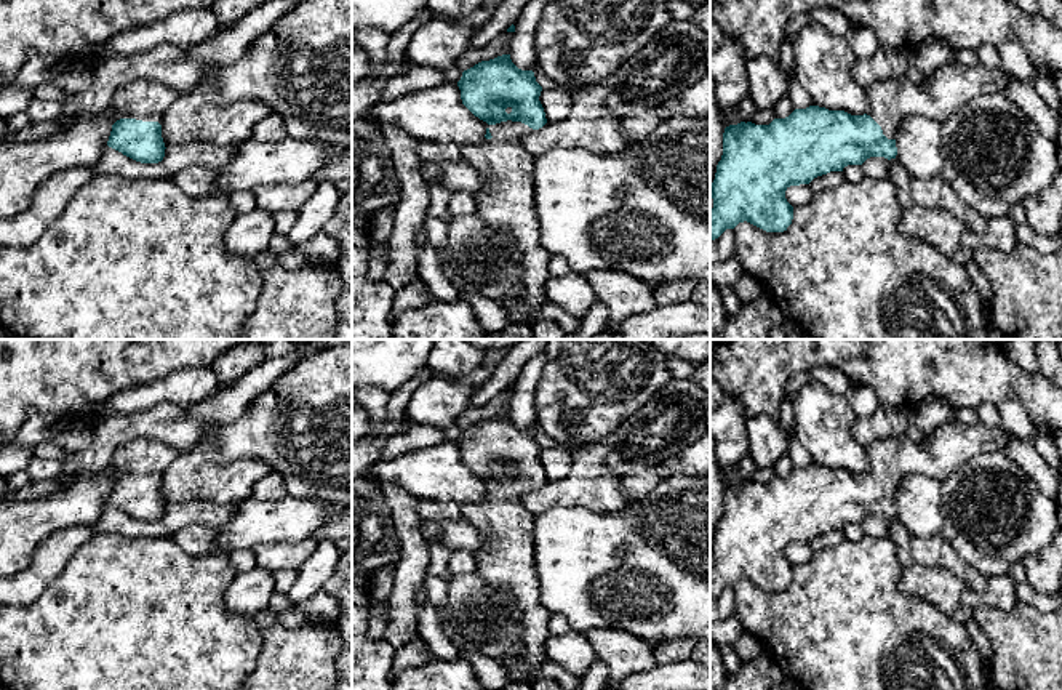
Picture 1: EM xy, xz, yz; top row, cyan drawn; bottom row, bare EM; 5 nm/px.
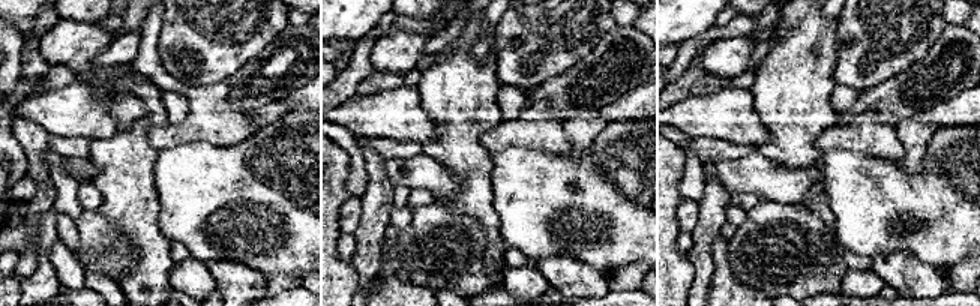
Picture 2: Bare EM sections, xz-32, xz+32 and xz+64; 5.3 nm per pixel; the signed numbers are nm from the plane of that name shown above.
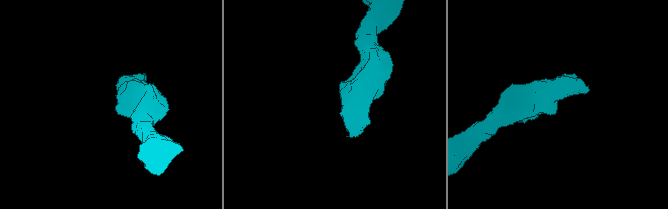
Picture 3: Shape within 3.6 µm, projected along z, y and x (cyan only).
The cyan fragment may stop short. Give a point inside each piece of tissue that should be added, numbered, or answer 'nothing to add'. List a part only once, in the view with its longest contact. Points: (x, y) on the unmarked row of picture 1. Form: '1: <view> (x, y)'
1: xz (507, 559)

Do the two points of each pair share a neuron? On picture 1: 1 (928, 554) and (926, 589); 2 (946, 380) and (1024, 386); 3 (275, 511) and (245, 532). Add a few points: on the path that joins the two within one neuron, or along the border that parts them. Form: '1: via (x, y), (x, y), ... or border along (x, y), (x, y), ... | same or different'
1: border along (914, 561), (923, 565), (946, 567), (963, 581) | different
2: via (965, 380), (1005, 381) | same
3: via (267, 519), (253, 524) | same

